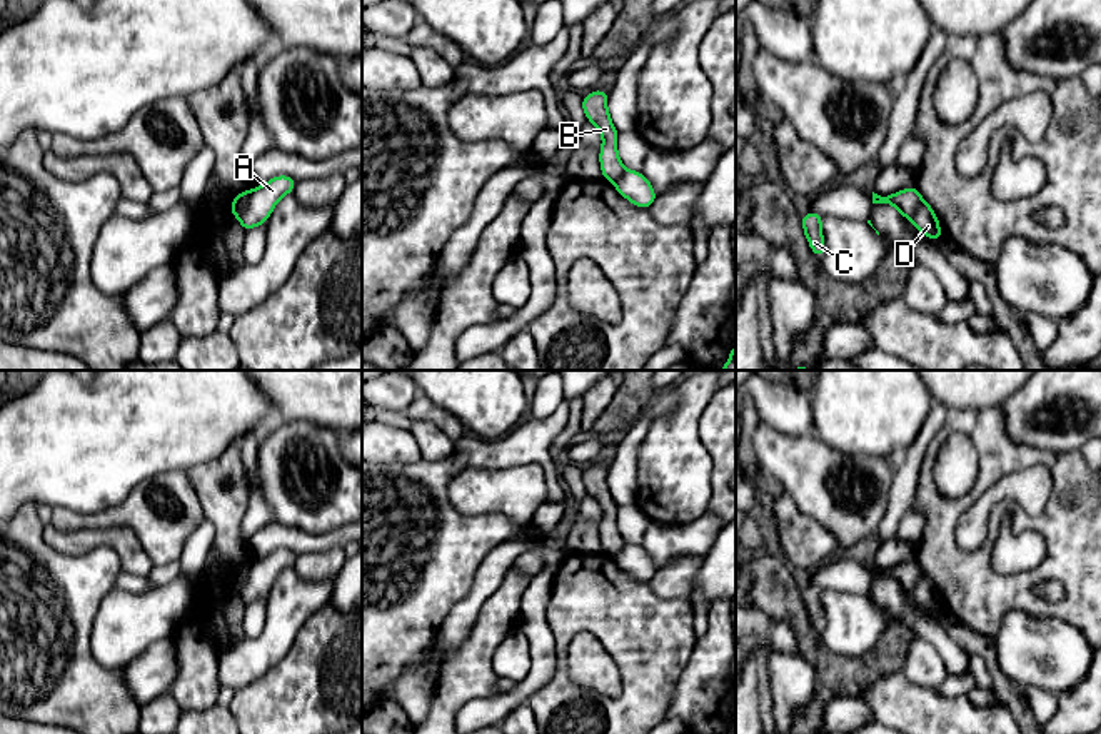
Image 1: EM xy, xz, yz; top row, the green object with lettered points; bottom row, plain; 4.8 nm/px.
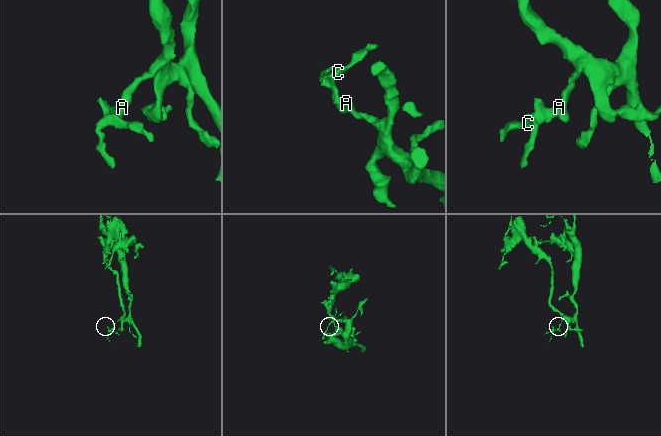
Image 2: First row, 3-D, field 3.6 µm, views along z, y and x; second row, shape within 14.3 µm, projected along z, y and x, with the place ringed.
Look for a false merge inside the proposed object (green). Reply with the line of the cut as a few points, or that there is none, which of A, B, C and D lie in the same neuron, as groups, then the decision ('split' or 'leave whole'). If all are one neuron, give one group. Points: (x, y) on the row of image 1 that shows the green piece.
cut xy (251, 191), (249, 201), (237, 217); groups A D / B C; split

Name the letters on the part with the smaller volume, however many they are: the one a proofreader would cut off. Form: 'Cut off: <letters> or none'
Cut off: B, C

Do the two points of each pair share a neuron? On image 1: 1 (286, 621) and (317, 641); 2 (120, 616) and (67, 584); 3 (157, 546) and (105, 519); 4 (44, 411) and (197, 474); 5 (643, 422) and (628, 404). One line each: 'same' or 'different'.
1: different
2: different
3: same
4: different
5: different

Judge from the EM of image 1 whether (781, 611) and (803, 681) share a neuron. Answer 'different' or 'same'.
different

